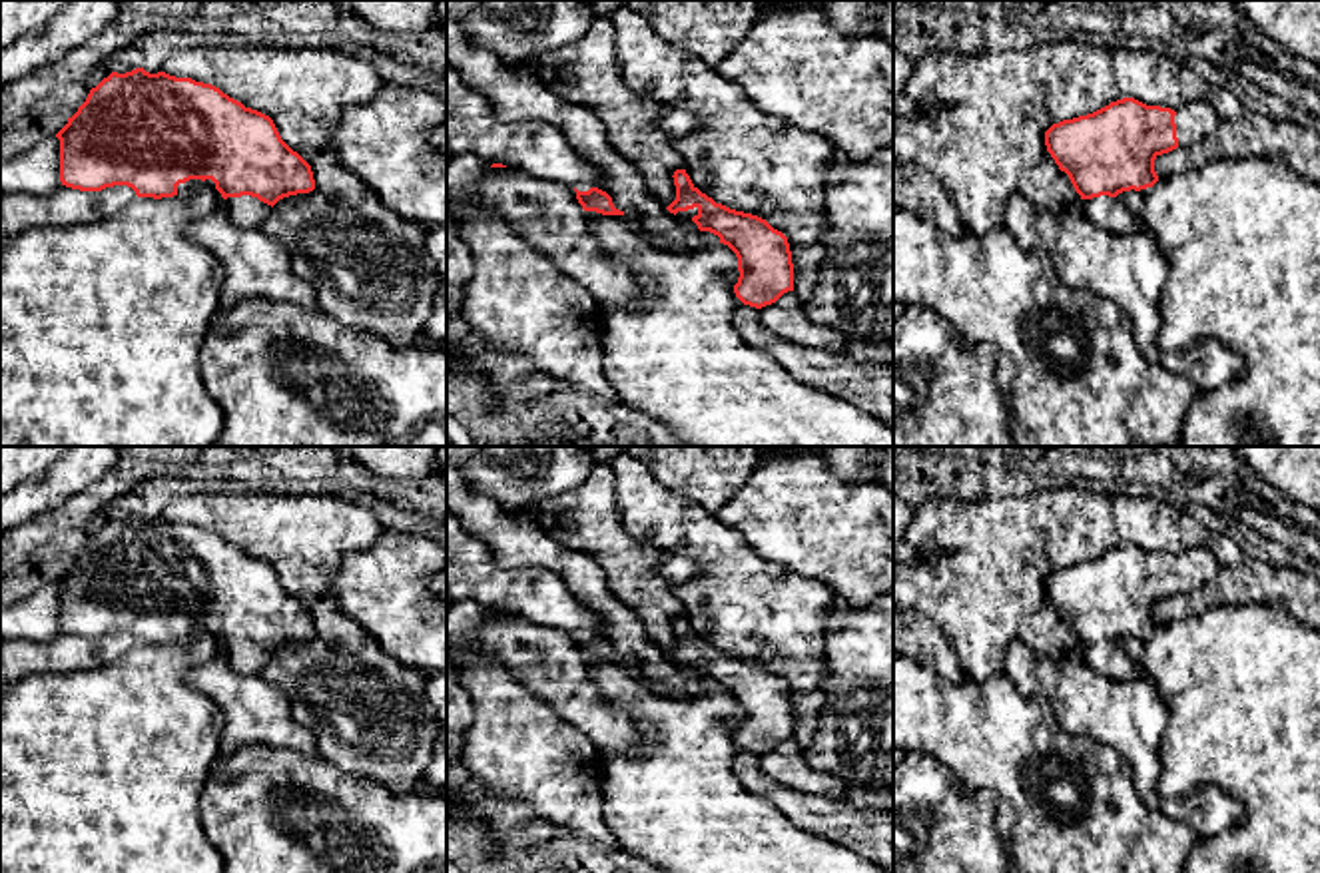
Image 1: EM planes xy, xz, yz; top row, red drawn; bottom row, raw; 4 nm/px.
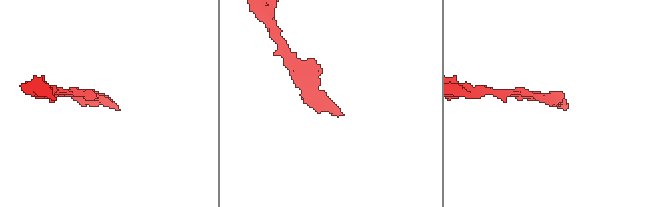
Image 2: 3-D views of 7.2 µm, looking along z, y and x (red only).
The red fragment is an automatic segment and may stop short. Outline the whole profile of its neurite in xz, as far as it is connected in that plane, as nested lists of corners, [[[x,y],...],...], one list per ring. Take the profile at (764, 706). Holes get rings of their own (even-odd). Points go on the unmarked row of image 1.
[[[674,618],[676,646],[666,654],[682,668],[694,668],[700,678],[720,684],[738,704],[736,743],[762,755],[794,737],[794,710],[788,684],[766,666],[730,656],[702,640],[686,620]]]

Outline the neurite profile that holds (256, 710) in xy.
[[[225,646],[197,662],[185,680],[211,698],[223,714],[221,755],[253,743],[317,753],[315,733],[293,718],[291,704],[279,686],[261,674],[235,672]]]

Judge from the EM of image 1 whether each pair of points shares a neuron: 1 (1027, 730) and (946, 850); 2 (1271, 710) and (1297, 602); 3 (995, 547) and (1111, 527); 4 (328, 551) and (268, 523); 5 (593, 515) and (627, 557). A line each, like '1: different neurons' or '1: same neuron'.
1: different neurons
2: different neurons
3: same neuron
4: same neuron
5: same neuron

